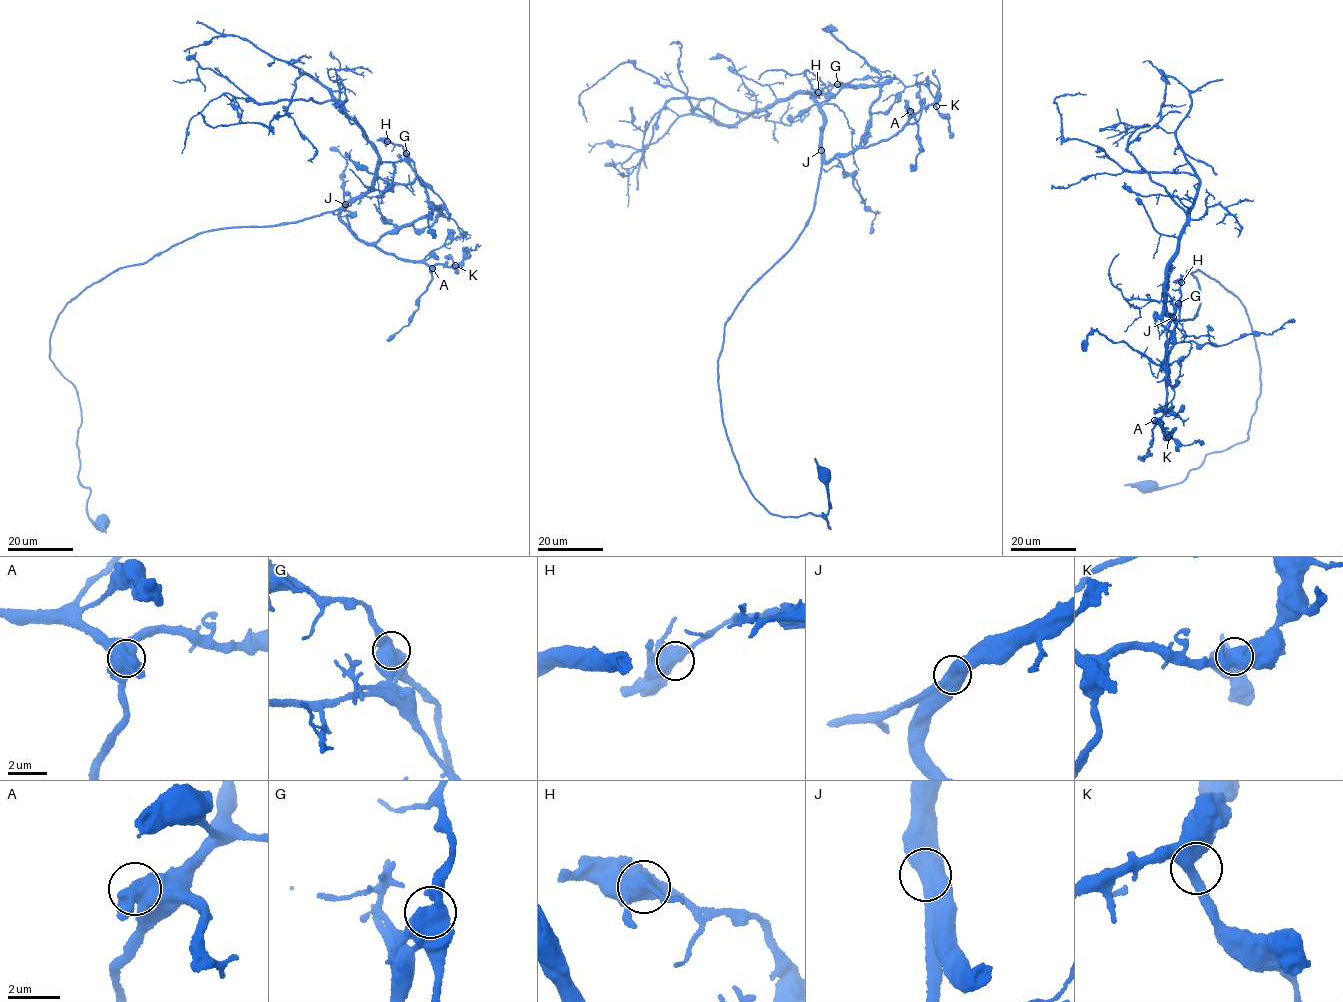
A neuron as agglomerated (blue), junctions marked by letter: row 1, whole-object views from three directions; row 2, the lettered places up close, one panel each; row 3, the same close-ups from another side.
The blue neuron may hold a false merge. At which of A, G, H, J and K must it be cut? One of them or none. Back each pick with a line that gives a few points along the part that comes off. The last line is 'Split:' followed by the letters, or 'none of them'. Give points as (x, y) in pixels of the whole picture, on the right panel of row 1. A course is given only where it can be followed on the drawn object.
Split: none of them

